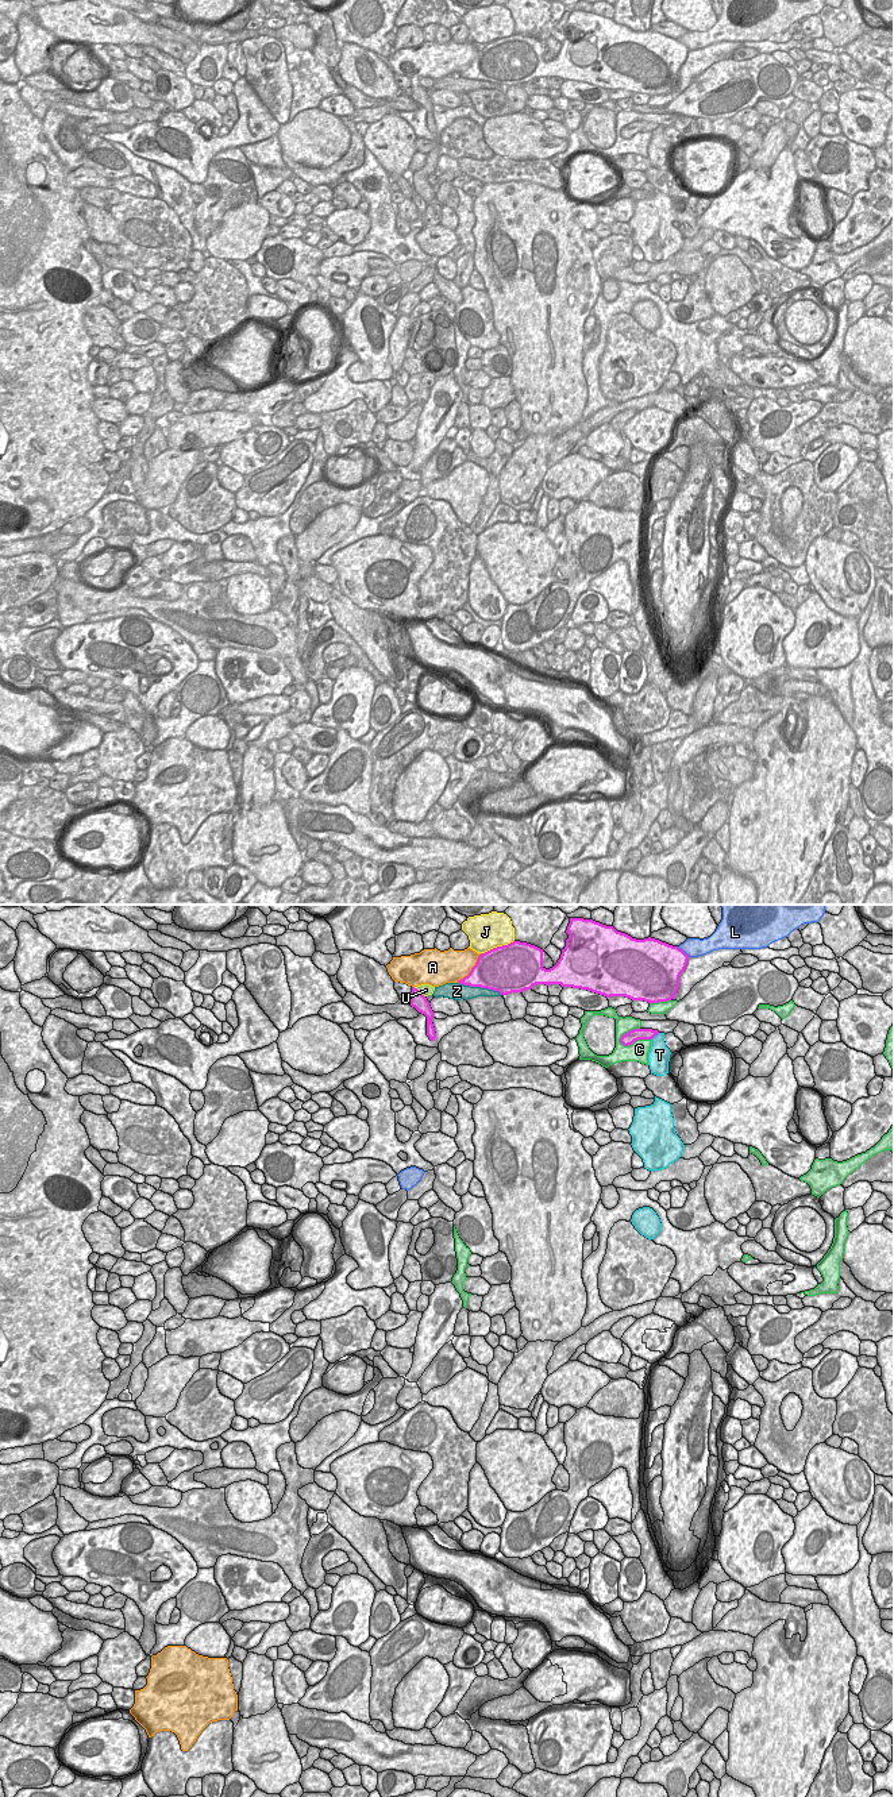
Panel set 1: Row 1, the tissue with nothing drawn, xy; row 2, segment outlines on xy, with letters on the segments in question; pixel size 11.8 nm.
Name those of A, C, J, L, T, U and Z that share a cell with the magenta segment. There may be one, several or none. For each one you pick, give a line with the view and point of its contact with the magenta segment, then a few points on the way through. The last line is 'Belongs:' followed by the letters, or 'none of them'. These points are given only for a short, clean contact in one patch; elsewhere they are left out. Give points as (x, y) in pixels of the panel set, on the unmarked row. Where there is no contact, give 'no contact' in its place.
Z: xy (480, 78)
Belongs: Z

